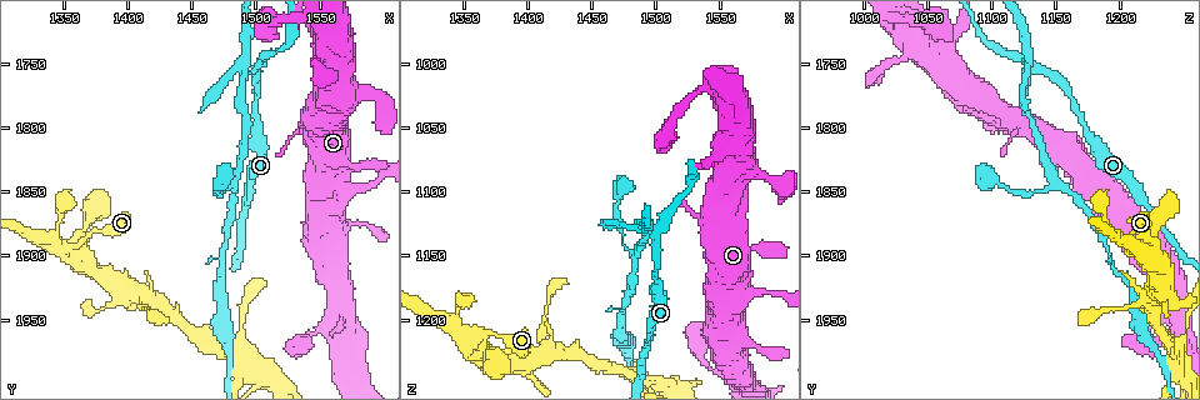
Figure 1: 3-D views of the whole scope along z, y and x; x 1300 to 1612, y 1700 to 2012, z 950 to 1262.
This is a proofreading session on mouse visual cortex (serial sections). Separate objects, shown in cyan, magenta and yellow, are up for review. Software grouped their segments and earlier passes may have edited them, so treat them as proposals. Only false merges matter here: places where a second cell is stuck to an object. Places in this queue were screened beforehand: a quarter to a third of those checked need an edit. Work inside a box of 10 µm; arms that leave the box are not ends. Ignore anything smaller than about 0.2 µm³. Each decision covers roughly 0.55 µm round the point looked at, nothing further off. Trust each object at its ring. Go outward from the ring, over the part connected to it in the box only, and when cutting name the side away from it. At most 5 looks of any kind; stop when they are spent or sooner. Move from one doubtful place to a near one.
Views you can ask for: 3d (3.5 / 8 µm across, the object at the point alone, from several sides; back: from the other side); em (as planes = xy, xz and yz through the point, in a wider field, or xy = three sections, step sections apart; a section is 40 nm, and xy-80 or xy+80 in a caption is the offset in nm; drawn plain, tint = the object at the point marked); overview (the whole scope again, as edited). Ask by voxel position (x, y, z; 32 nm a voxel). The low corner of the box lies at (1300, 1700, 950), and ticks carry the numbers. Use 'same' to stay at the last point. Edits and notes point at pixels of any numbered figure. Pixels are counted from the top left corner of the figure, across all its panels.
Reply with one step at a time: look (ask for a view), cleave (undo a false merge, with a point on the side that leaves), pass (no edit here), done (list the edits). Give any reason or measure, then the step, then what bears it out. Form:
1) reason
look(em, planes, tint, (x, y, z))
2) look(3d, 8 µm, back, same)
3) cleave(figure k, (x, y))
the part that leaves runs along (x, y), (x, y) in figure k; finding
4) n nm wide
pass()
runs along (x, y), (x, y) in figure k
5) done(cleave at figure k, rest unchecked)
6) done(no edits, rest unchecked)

thin neck
look(em, xy, step 5, tint, (1360, 1894, 1224))

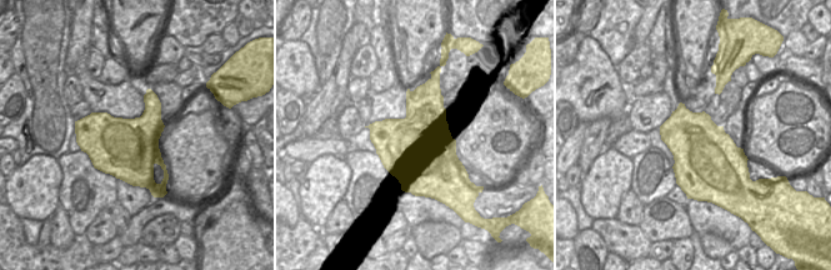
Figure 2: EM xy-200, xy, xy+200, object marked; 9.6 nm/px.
wider look
look(3d, 3.5 µm, same)

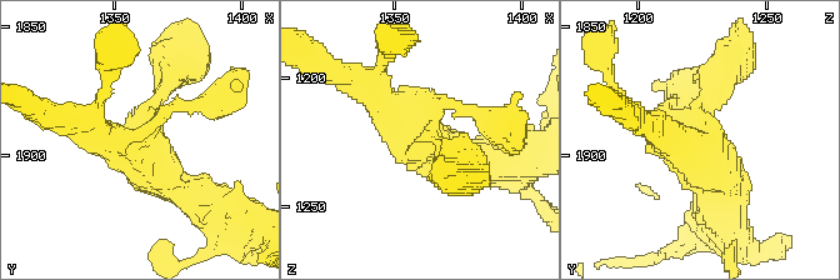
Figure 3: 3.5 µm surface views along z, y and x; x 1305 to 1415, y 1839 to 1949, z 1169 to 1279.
pass()
runs along (671, 105), (665, 114), (726, 194) in figure 3; all the same cell

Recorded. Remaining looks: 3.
four or more arms meet
look(3d, 8 µm, (1478, 1976, 1240))

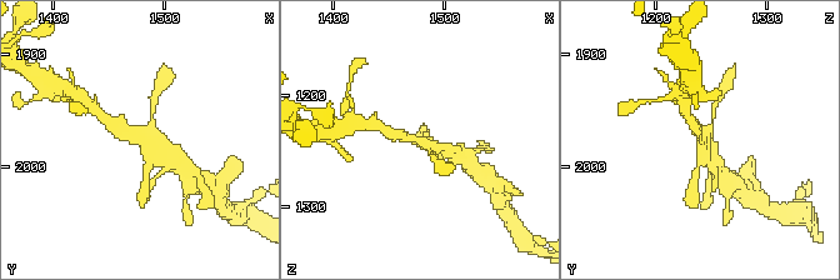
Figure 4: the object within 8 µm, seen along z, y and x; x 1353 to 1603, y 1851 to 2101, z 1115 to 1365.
look(em, xy, step 2, tint, same)

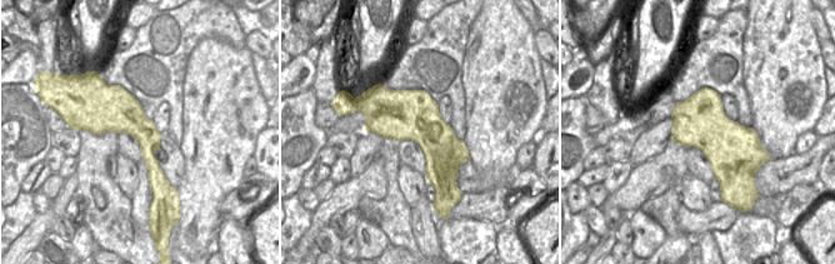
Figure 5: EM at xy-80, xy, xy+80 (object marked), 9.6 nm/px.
arms of 150, 200, 250, 350 nm
pass()
continuous, no second cell

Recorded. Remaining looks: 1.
done(no edits, rest unchecked)

